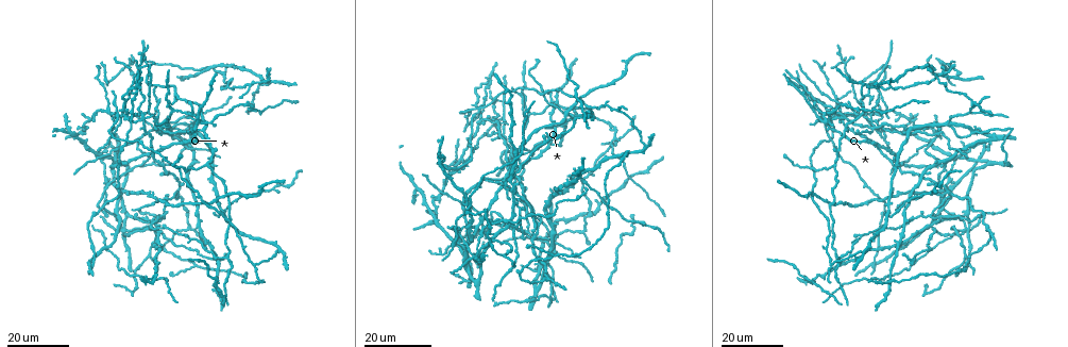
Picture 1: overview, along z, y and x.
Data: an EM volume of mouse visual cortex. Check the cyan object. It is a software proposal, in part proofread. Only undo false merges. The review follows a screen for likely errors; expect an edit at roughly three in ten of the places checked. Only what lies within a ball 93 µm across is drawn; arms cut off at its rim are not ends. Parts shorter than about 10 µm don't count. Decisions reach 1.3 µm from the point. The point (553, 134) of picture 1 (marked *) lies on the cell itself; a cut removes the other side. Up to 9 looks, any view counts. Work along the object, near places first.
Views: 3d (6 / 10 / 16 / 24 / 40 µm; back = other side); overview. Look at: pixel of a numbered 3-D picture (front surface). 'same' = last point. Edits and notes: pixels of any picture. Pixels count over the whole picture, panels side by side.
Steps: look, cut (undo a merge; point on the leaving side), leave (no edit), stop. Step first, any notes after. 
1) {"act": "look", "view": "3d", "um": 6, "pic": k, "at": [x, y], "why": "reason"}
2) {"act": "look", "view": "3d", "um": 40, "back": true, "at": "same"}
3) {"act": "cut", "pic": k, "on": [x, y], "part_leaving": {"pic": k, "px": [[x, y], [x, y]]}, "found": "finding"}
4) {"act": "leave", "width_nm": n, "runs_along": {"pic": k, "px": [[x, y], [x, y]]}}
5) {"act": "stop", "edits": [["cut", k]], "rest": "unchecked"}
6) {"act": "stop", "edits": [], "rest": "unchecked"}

{"act": "look", "view": "3d", "um": 24, "pic": 1, "at": [940, 129], "why": "three-way junction"}

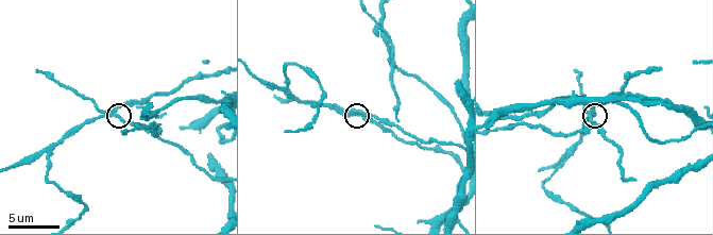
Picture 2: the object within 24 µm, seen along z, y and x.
{"act": "look", "view": "3d", "um": 6, "pic": 2, "at": [354, 110]}

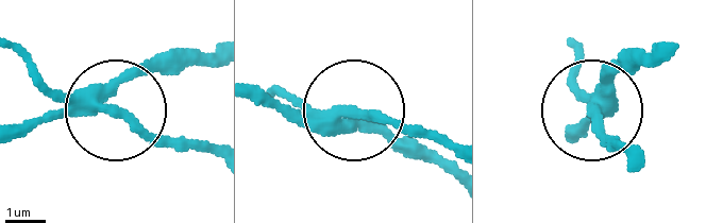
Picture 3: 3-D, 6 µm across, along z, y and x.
{"act": "cut", "pic": 3, "on": [141, 131], "part_leaving": {"pic": 3, "px": [[86, 102], [215, 150]]}, "found": "two cells meet here"}

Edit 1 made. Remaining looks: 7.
{"act": "look", "view": "overview"}

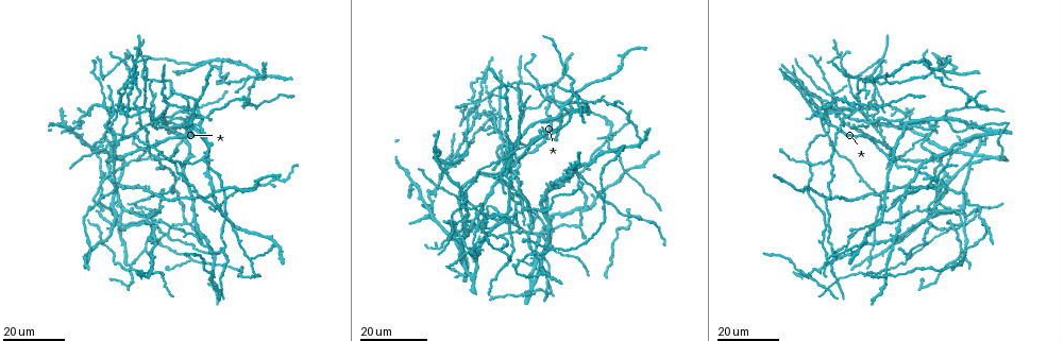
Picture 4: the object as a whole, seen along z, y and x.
{"act": "look", "view": "3d", "um": 16, "pic": 4, "at": [117, 226], "why": "looks like a crossing"}

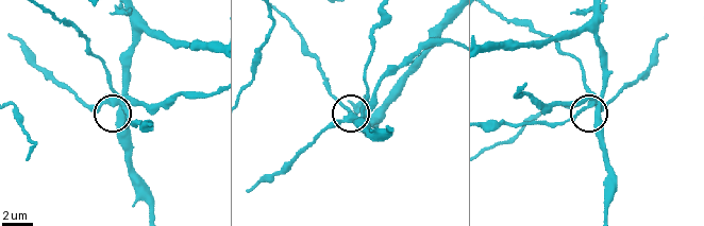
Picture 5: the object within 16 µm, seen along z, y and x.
{"act": "look", "view": "3d", "um": 10, "pic": 5, "at": [116, 102], "why": "zoom in"}

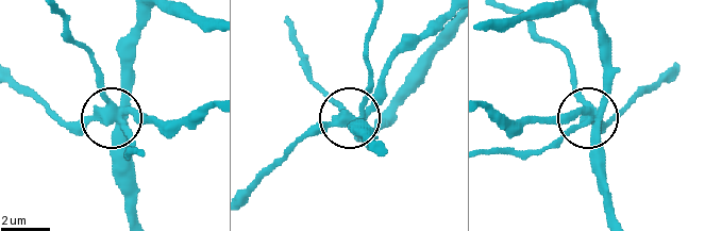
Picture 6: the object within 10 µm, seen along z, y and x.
{"act": "cut", "pic": 6, "on": [100, 80], "arms": 5, "part_leaving": {"pic": 6, "px": [[348, 118], [370, 84], [365, 42], [372, 17]]}, "found": "two cells meet here"}

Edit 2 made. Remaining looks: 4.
{"act": "look", "view": "3d", "um": 16, "pic": 4, "at": [945, 119], "why": "small branch off a trunk"}

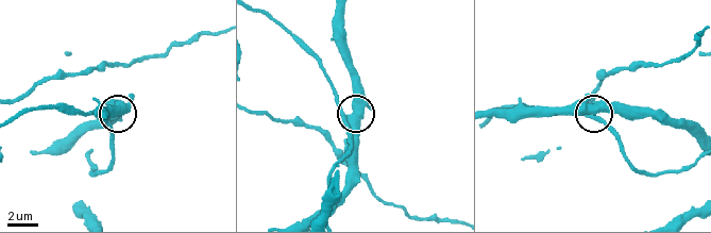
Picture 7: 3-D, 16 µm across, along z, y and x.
{"act": "look", "view": "3d", "um": 10, "pic": 7, "at": [357, 121]}

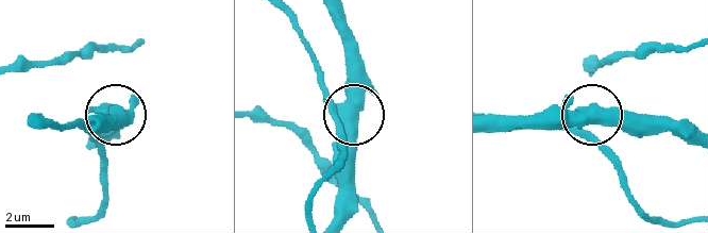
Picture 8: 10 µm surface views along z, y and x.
{"act": "leave", "arms": 4, "found": "one cell here"}

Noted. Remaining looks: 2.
{"act": "look", "view": "3d", "um": 16, "pic": 4, "at": [836, 250], "why": "sudden change in width"}

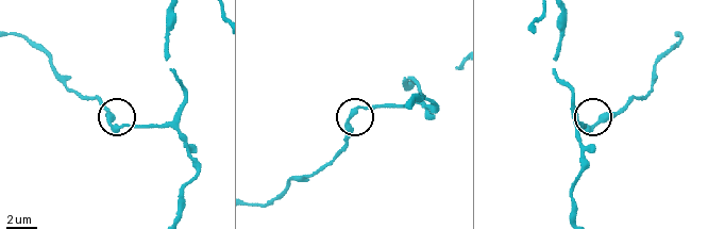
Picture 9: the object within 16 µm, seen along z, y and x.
{"act": "look", "view": "3d", "um": 6, "pic": 9, "at": [592, 125], "why": "zoom in"}

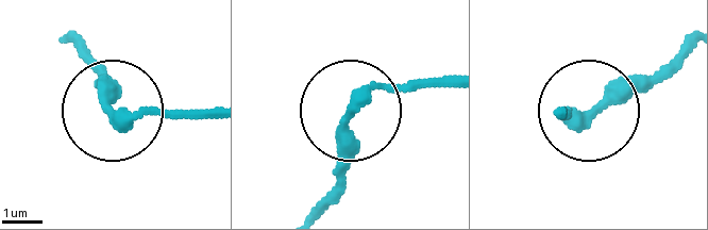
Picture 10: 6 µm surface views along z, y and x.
{"act": "leave", "runs_along": {"pic": 10, "px": [[66, 42], [120, 110], [208, 110]]}, "found": "all the same cell"}

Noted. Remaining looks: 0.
{"act": "stop", "edits": [["cut", 3], ["cut", 6]], "rest": "unchecked"}

